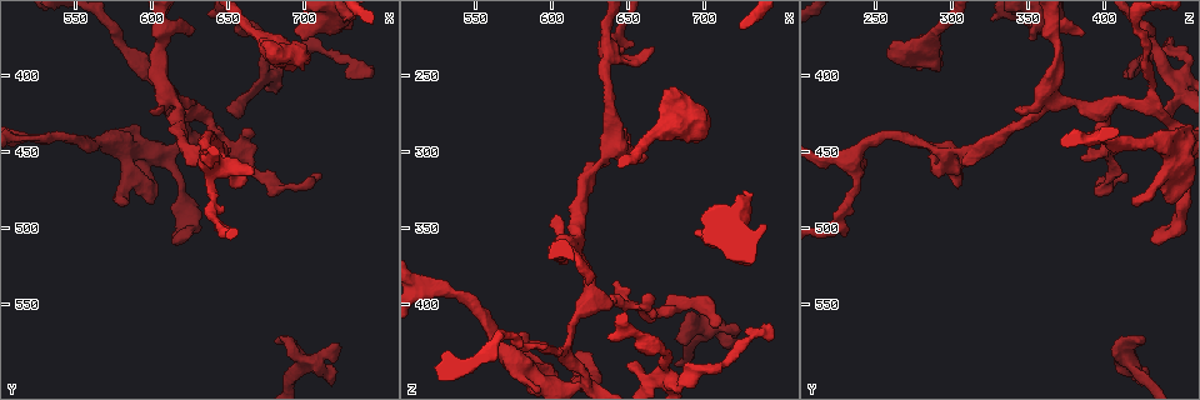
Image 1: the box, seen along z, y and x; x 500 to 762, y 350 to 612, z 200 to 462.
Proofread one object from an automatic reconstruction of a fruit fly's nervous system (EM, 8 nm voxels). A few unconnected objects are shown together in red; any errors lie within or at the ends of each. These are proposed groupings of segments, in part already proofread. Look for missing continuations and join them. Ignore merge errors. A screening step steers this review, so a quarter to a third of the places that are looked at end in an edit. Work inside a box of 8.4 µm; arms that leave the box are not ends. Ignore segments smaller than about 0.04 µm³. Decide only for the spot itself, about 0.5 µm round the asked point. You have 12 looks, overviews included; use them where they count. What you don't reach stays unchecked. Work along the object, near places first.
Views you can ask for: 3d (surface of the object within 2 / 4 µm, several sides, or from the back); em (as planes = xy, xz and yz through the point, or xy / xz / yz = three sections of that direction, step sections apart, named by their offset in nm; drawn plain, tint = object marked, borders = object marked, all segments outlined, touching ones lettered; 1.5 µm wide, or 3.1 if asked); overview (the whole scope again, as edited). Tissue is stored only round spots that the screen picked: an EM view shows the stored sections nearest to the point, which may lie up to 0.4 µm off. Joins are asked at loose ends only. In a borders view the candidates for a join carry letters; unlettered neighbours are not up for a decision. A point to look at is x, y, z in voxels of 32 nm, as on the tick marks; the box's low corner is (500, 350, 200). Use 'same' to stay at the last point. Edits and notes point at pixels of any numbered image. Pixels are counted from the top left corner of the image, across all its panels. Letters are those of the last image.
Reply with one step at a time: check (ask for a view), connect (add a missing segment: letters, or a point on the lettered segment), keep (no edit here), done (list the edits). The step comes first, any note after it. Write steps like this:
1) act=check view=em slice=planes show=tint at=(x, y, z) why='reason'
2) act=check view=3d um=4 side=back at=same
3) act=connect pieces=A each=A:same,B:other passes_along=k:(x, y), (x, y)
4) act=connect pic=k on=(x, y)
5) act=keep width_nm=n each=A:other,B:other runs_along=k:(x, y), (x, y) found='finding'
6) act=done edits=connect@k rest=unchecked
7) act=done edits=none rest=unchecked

act=check view=em slice=planes show=borders at=(710, 468, 416) why='branch stops here'

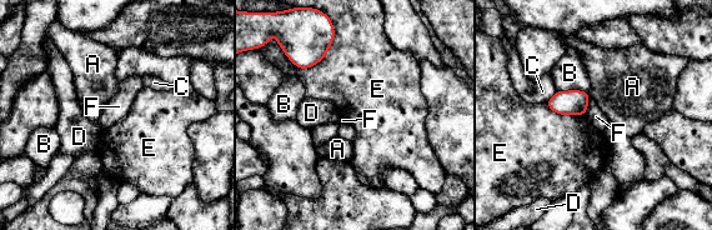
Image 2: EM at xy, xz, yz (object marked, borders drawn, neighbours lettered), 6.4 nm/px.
act=keep width_nm=160 each=A:other,B:other,C:other,D:other,E:other,F:other border=2:(590, 96), (585, 114) found='no lettered segment goes on from it'

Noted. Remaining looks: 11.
act=check view=3d um=2 at=(640, 454, 386) why='thin end'

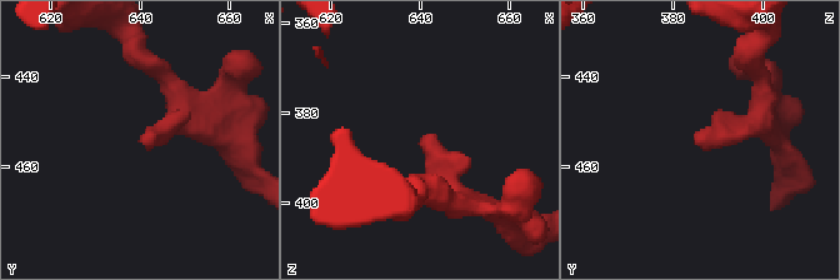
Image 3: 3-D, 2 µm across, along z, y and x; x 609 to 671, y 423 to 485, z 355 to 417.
act=check view=em slice=planes show=borders at=(640, 455, 385)

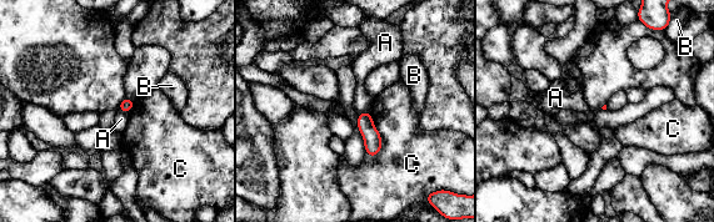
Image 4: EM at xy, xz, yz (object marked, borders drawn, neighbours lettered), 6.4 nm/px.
act=keep each=A:other,B:other,C:other border=4:(369, 110), (358, 115) found='none of them fits'

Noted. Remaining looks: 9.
act=check view=em slice=xz step=8 show=borders at=(698, 378, 350) why='an open end'

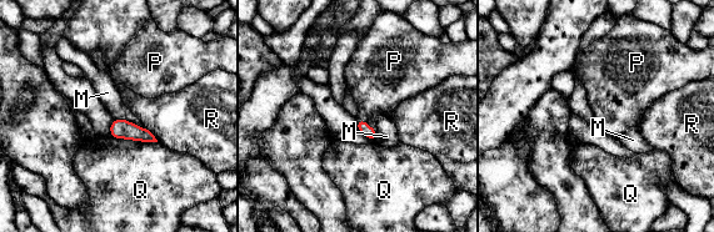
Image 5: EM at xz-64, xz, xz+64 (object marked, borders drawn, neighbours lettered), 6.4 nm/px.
act=connect pic=5 on=(378, 86) each=M:other,P:same,Q:other,R:other passes_along=5:(365, 129), (365, 122), (378, 86) found='it goes on there'

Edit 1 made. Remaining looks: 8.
act=check view=3d um=4 at=(666, 464, 230) why='free end'

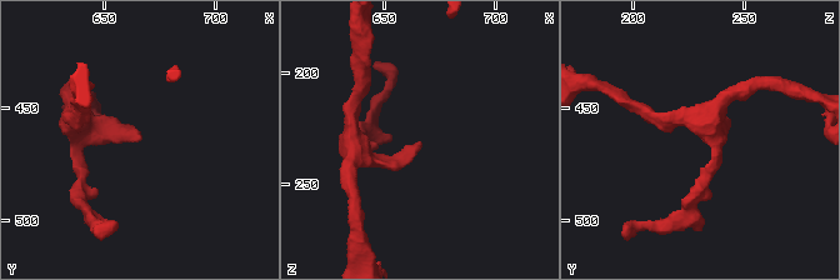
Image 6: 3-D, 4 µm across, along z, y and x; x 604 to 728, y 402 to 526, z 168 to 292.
act=check view=em slice=planes show=borders at=(666, 463, 232)

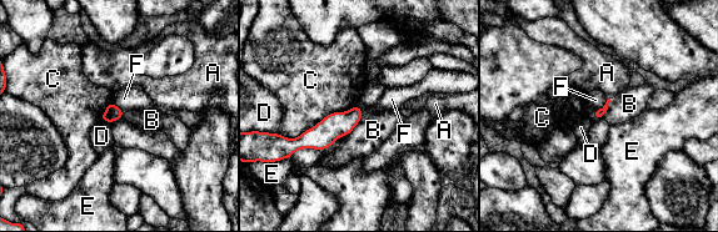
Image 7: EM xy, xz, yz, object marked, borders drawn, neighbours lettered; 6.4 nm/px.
act=keep each=A:other,B:other,C:other,D:other,E:other,F:other border=7:(608, 99), (601, 107), (593, 111) found='no lettered segment goes on from it'

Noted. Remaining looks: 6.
act=check view=3d um=2 at=(582, 484, 418) why='free end'

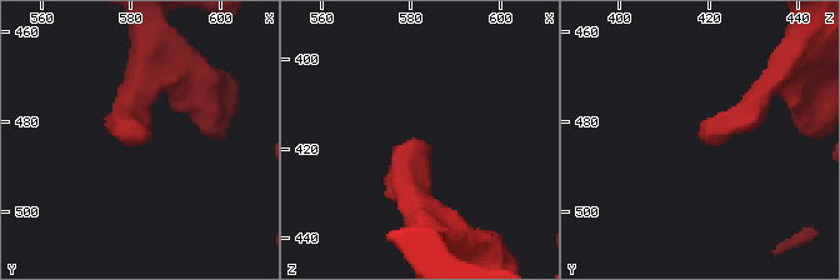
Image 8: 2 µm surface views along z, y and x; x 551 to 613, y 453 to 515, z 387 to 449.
act=check view=em slice=planes show=borders at=(582, 484, 418) why='now the EM'

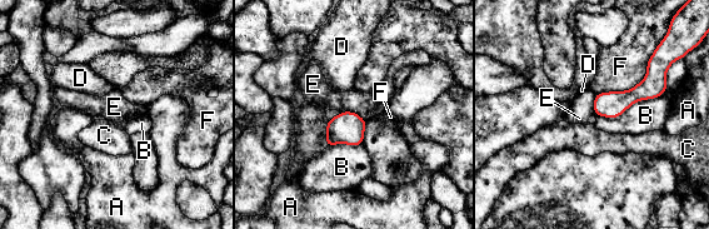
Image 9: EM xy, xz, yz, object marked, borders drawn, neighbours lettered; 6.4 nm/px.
act=keep each=A:other,B:other,C:other,D:other,E:other,F:other border=9:(341, 110), (355, 111), (367, 120) found='no lettered segment goes on from it'

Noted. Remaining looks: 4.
act=done edits=connect@5 rest=unchecked

